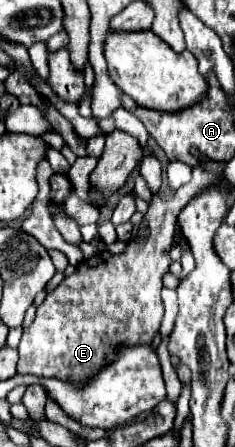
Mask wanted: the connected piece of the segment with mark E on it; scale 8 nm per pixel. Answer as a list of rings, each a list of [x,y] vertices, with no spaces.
[[[194,169],[190,183],[180,187],[170,201],[162,201],[154,195],[140,227],[134,227],[132,243],[126,243],[124,253],[110,255],[108,251],[102,251],[84,259],[70,277],[64,277],[36,309],[34,323],[22,333],[18,345],[20,375],[86,383],[114,359],[118,347],[152,343],[164,315],[160,291],[164,287],[162,277],[172,263],[170,249],[174,245],[176,215],[180,207],[202,191],[202,187],[208,187],[208,183],[212,183],[212,175]]]

